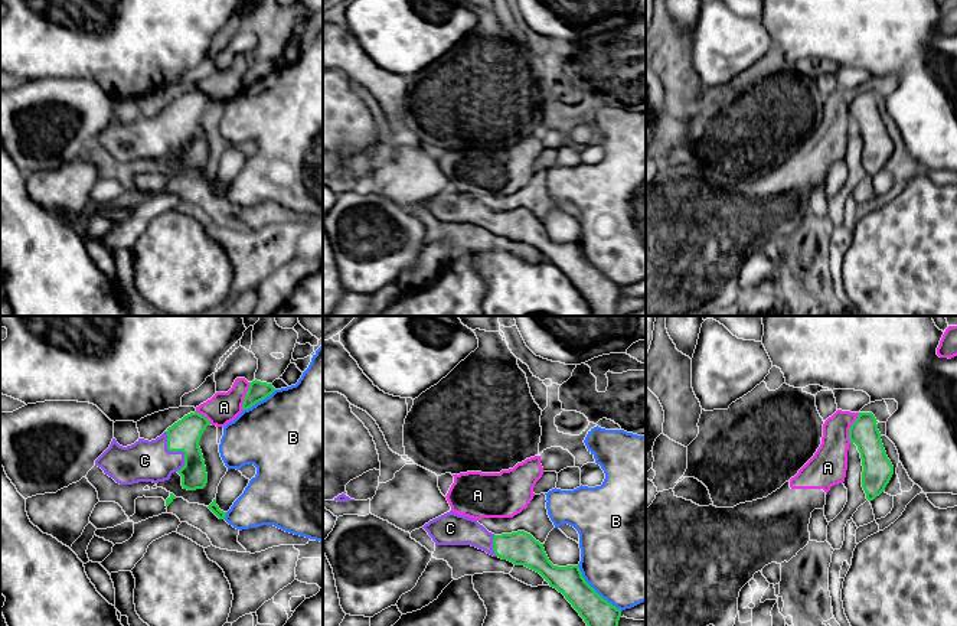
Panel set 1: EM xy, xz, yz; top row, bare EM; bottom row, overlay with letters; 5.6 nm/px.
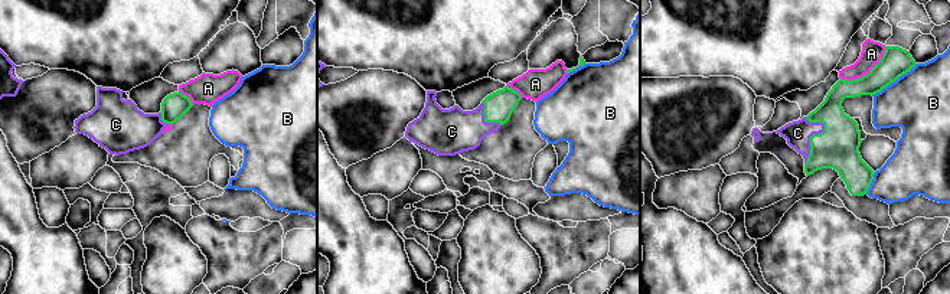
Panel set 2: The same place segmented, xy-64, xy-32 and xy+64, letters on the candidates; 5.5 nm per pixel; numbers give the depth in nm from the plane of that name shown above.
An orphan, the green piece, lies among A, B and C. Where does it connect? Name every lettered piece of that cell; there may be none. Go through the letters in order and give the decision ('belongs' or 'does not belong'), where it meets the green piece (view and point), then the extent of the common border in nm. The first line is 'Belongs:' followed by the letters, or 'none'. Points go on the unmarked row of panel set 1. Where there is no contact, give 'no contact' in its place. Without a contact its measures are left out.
Belongs: C
A: does not belong | yz (851, 104) | 180 nm
B: does not belong | xz (595, 269) | 360 nm
C: belongs | xy (176, 127) | 240 nm

